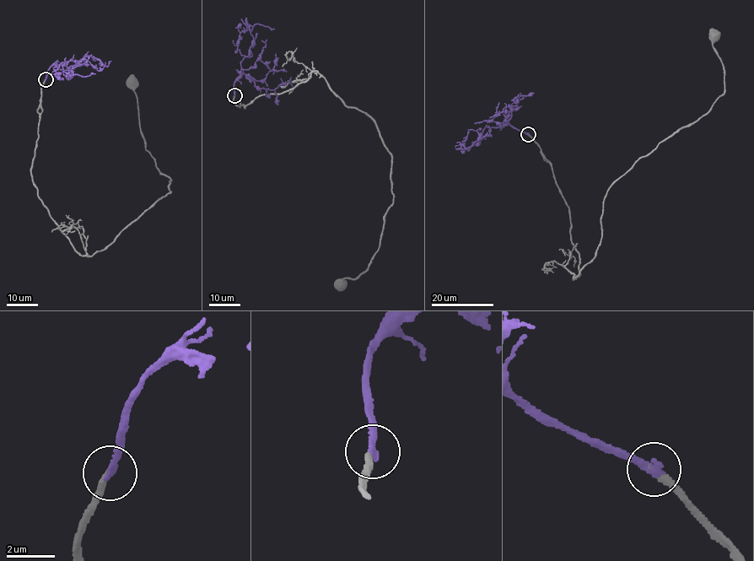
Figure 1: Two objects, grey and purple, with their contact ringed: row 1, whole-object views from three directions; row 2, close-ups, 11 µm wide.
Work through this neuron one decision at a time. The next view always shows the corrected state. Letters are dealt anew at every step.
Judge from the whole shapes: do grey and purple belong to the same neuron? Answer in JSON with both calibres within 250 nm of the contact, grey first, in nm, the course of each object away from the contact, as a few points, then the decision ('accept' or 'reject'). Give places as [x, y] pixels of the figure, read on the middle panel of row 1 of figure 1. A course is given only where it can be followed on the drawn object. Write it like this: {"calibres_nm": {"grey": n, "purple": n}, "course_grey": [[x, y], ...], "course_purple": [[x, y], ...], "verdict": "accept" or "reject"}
{"calibres_nm": {"grey": 280, "purple": 260}, "course_grey": [[234, 95], [244, 108], [317, 71], [343, 104], [372, 118], [391, 156], [392, 204], [365, 271], [339, 284]], "course_purple": [[234, 95], [234, 83], [240, 74], [241, 62], [249, 55], [253, 40], [249, 26], [256, 24], [274, 29]], "verdict": "accept"}

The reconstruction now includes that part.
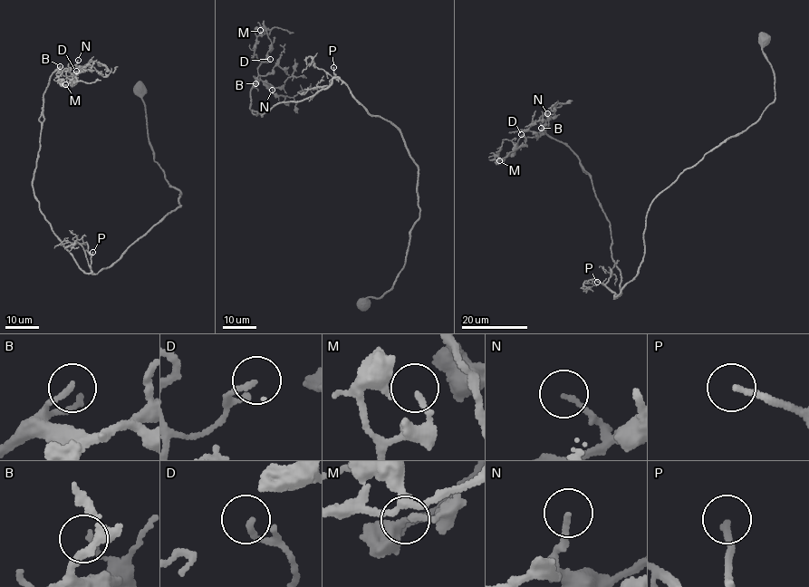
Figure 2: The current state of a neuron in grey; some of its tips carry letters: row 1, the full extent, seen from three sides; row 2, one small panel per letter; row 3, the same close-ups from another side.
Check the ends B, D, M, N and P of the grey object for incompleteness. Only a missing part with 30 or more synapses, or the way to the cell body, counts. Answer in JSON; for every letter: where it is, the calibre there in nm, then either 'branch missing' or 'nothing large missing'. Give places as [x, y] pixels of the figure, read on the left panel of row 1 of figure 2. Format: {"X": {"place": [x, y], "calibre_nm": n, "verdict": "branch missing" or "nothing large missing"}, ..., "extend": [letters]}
{"B": {"place": [60, 66], "calibre_nm": 160, "verdict": "nothing large missing"}, "D": {"place": [76, 71], "calibre_nm": 170, "verdict": "nothing large missing"}, "M": {"place": [65, 84], "calibre_nm": 170, "verdict": "nothing large missing"}, "N": {"place": [78, 60], "calibre_nm": 140, "verdict": "nothing large missing"}, "P": {"place": [92, 252], "calibre_nm": 190, "verdict": "branch missing"}, "extend": ["P"]}

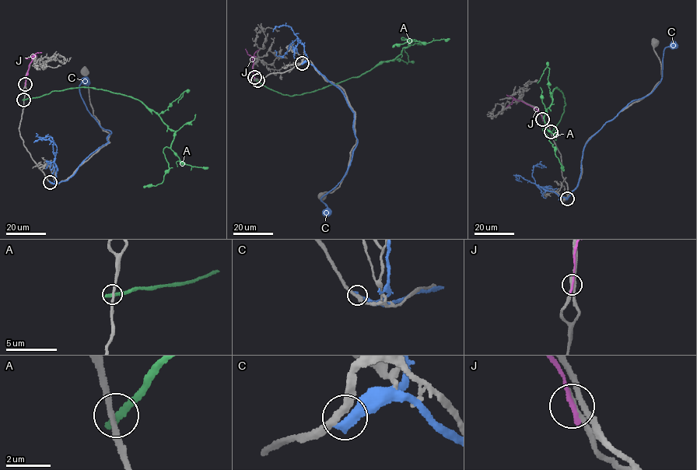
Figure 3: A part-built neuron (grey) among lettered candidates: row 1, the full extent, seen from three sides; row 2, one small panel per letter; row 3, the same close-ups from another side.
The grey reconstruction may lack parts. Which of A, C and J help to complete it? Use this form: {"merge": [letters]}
{"merge": []}

